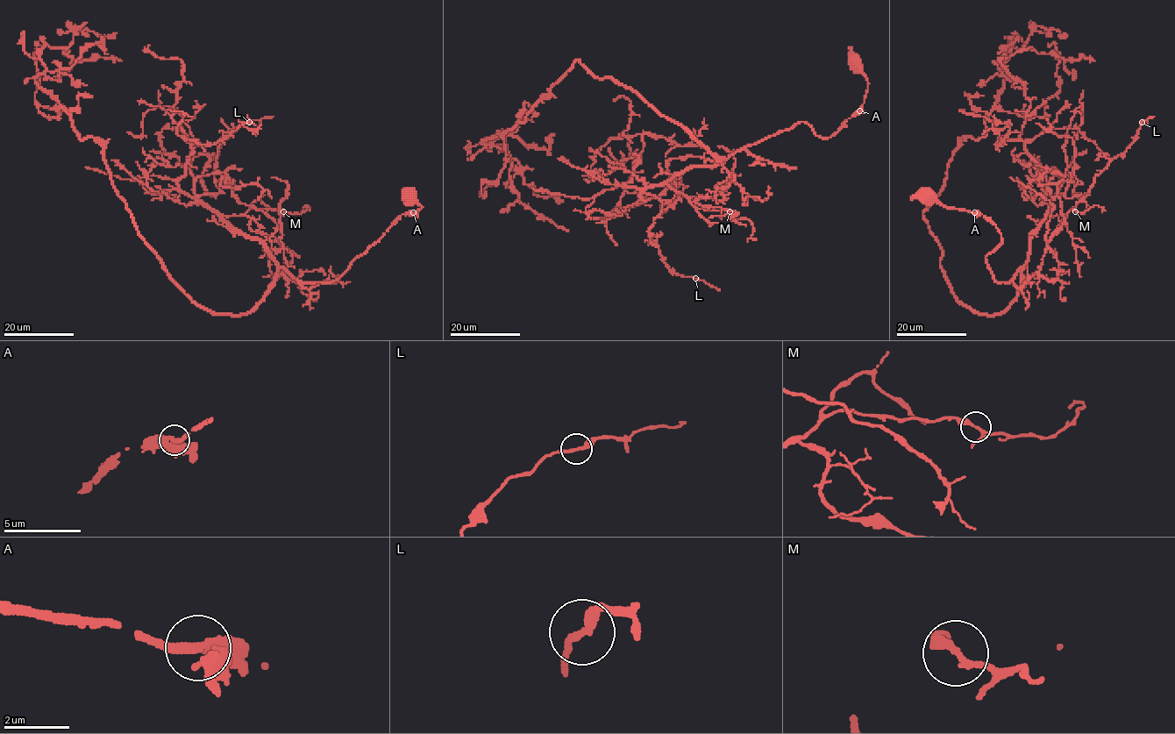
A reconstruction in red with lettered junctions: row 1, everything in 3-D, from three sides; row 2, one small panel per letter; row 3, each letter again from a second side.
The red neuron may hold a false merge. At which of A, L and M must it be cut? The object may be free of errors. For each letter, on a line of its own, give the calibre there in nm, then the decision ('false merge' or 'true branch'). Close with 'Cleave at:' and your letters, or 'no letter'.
A: 280 nm | true branch
L: 200 nm | true branch
M: 240 nm | true branch
Cleave at: no letter

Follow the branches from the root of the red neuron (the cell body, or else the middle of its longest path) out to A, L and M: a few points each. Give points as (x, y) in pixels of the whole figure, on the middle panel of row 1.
A: (855, 64), (868, 83), (859, 110)
L: (855, 64), (865, 101), (831, 136), (795, 123), (644, 190), (662, 202), (651, 242), (670, 270), (694, 278)
M: (855, 64), (867, 81), (865, 101), (831, 136), (795, 123), (666, 183), (699, 209), (729, 211)

